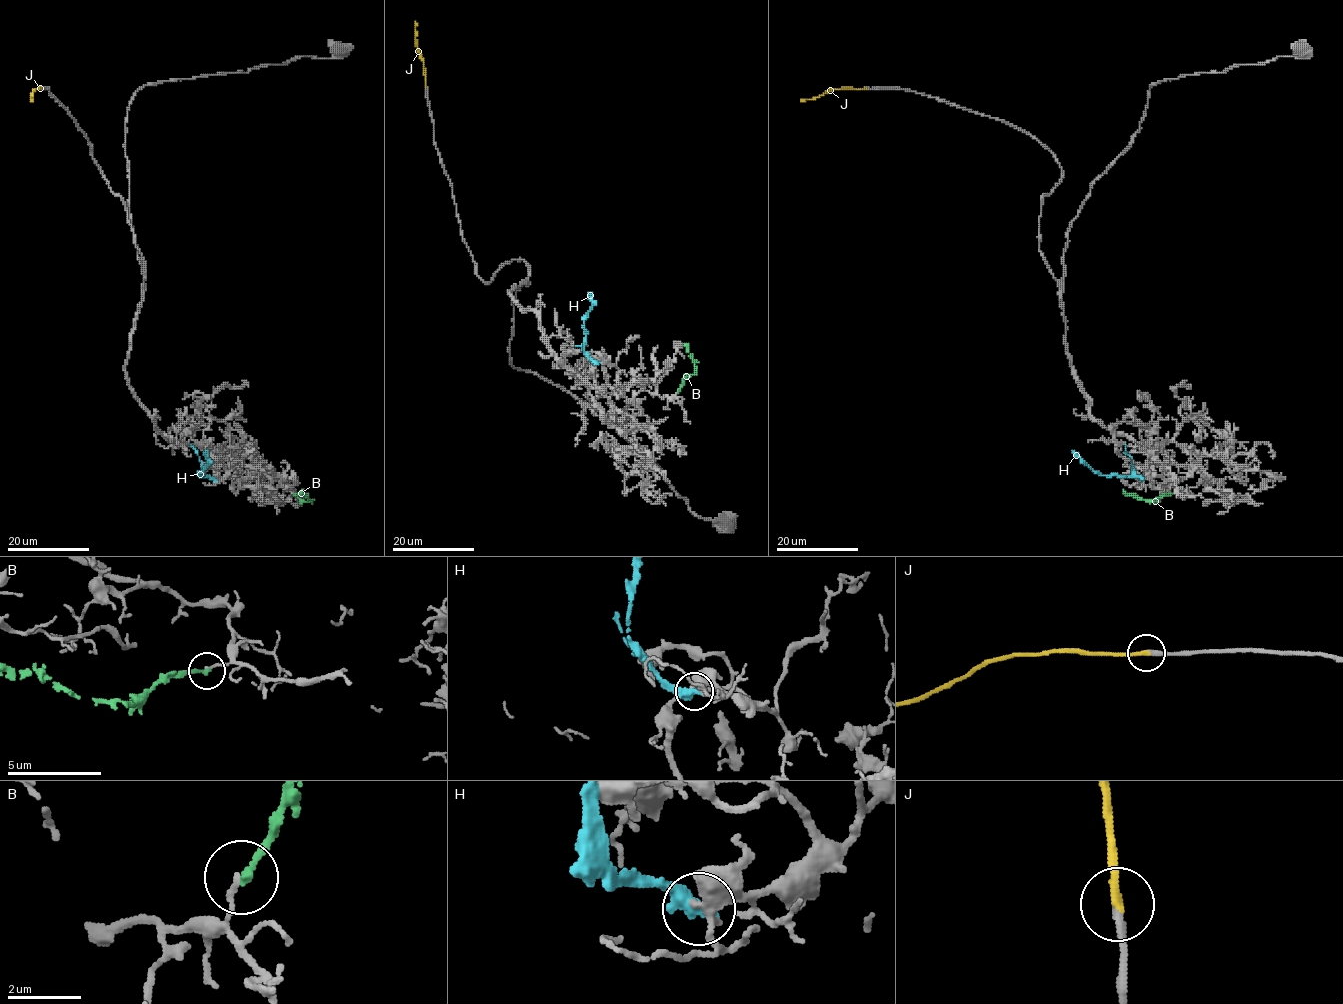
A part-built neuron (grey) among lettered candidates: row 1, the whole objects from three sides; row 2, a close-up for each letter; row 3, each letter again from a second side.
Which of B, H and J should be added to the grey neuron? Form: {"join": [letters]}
{"join": ["J"]}

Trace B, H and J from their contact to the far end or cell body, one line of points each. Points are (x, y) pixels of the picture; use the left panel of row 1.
B: (293, 494), (310, 501), (302, 494), (303, 489)
H: (214, 479), (199, 475), (208, 461), (205, 451)
J: (41, 88), (36, 88), (31, 101)

